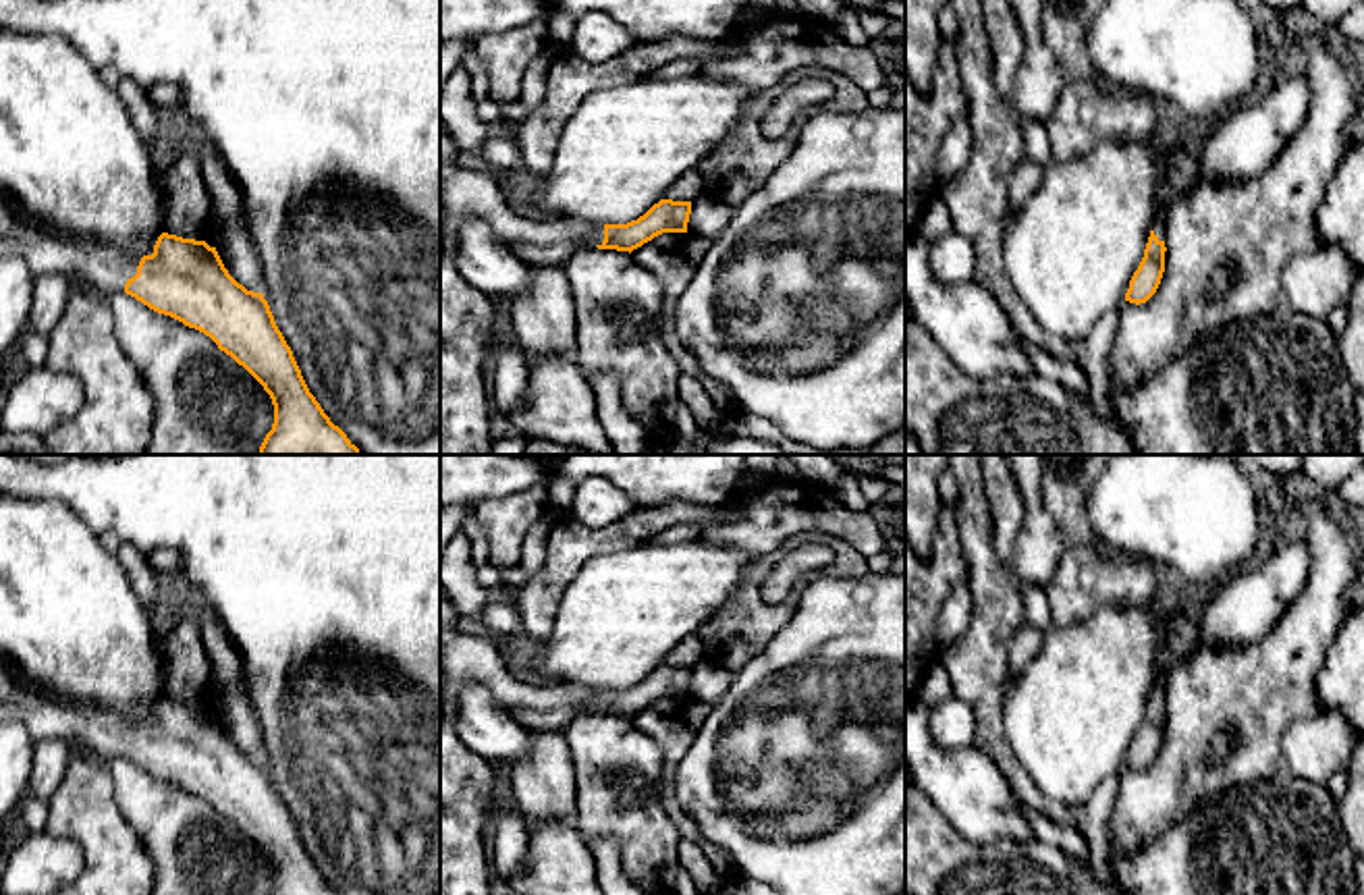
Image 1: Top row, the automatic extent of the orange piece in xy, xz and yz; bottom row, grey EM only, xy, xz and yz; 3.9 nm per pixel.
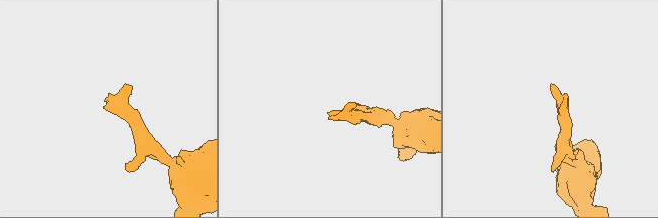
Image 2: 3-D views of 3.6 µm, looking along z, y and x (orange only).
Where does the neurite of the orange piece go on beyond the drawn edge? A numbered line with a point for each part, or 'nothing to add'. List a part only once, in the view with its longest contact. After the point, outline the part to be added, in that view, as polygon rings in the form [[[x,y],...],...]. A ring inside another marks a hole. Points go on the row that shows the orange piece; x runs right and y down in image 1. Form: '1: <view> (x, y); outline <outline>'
1: xy (106, 270); outline [[[0,191],[0,260],[4,255],[21,257],[33,276],[81,274],[89,291],[102,297],[125,291],[141,262],[106,245],[85,245],[50,233],[27,220]]]

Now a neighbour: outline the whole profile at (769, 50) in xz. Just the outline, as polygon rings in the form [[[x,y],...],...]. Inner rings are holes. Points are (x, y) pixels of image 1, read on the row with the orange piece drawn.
[[[770,15],[758,25],[735,27],[718,42],[666,35],[631,44],[604,62],[561,54],[548,71],[546,98],[515,125],[523,172],[536,181],[550,172],[561,133],[590,93],[646,79],[677,58],[700,58],[702,75],[735,81],[754,91],[803,66],[843,73],[866,93],[886,85],[884,71],[870,48],[843,42],[830,23],[797,15]]]

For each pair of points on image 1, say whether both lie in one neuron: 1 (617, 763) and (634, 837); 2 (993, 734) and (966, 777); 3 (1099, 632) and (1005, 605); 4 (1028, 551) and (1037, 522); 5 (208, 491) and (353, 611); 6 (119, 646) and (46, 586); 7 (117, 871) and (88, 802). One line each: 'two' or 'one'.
1: one
2: two
3: two
4: one
5: one
6: one
7: one

